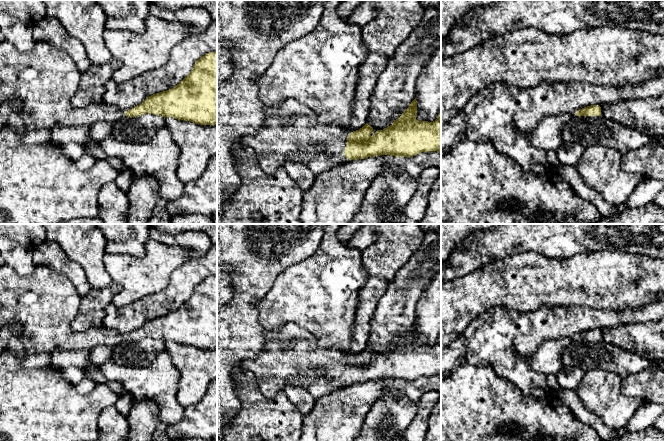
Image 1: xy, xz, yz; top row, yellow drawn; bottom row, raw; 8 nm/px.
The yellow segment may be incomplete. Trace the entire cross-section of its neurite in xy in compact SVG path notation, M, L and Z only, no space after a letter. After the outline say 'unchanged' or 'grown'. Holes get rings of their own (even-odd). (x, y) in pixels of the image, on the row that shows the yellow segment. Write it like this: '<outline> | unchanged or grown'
M217 52L198 59L192 71L175 87L147 97L124 115L138 117L147 113L217 125Z | unchanged

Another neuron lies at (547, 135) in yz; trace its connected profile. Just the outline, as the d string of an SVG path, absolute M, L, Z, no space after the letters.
M563 113L542 118L528 135L531 144L544 151L556 151L563 143L563 128L573 116L573 114Z

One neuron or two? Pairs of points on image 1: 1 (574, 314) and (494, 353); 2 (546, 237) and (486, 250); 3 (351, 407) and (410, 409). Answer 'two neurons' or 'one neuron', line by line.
1: one neuron
2: one neuron
3: two neurons

